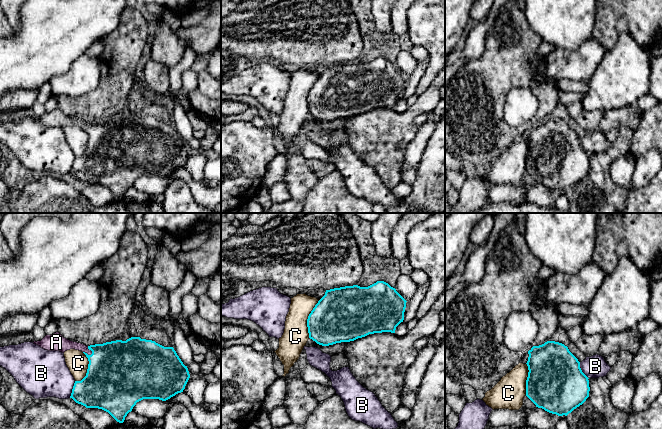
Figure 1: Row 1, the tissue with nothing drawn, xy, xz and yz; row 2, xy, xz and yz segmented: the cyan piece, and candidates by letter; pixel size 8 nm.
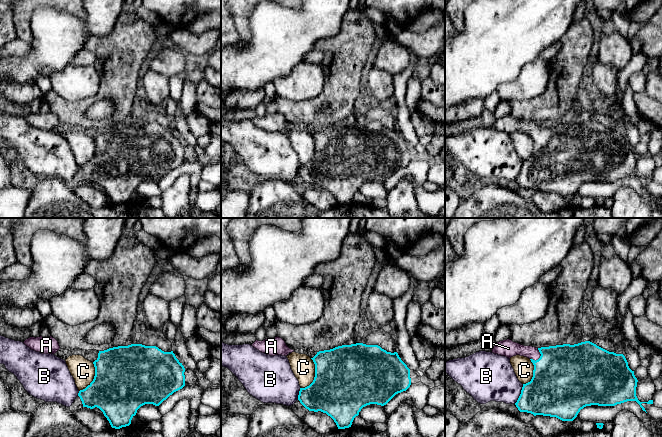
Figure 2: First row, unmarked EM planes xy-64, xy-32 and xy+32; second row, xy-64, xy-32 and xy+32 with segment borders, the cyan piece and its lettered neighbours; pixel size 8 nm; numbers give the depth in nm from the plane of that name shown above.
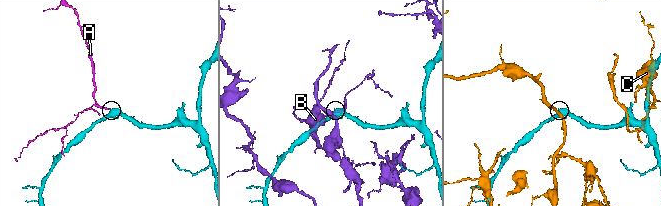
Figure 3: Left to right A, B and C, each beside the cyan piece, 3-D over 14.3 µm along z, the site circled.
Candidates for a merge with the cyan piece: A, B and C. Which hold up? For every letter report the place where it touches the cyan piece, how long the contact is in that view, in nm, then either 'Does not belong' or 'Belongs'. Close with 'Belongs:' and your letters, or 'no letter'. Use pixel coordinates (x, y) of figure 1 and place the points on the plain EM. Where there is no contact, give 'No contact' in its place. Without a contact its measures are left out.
A: Touches cyan at xy (91, 126). Shared border 80 nm. Belongs
B: Touches cyan at xy (72, 165). Shared border 140 nm. Does not belong
C: Touches cyan at xz (307, 95). Shared border 320 nm. Does not belong
Belongs: A

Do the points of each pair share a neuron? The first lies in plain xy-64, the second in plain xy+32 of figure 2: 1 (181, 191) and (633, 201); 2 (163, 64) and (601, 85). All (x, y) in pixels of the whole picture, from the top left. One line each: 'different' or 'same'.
1: same
2: different

